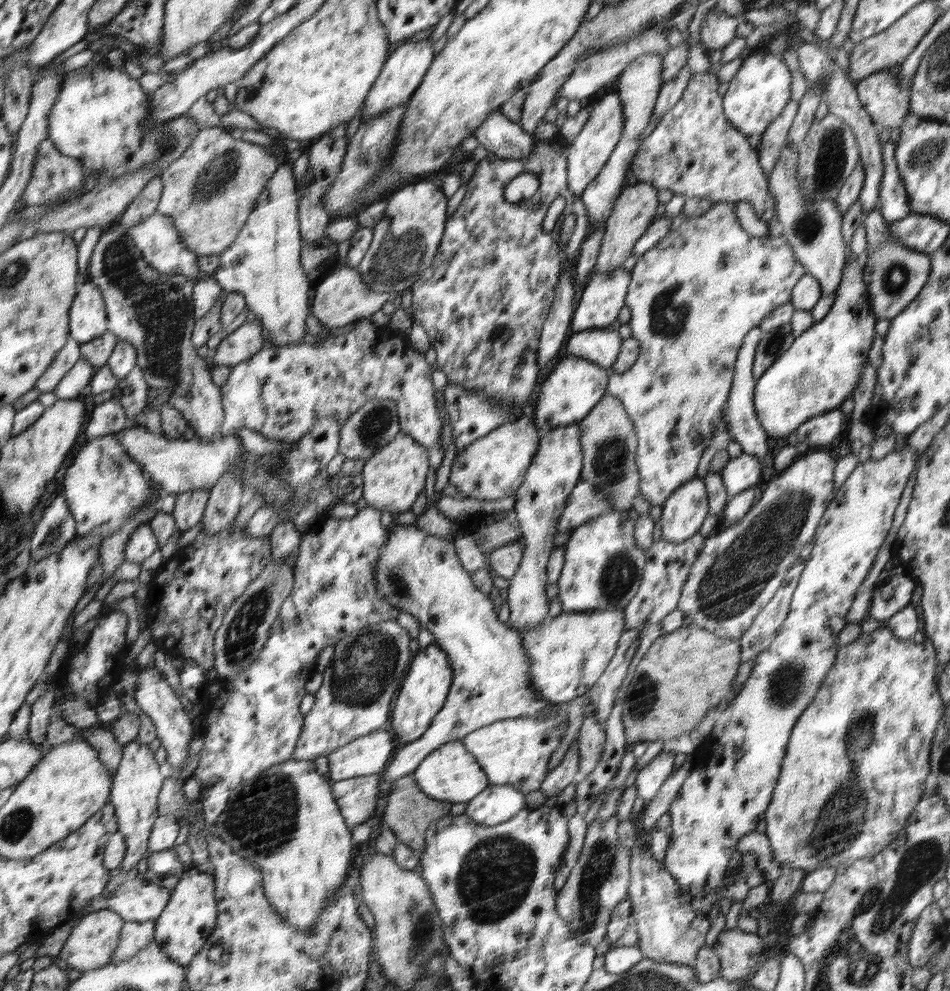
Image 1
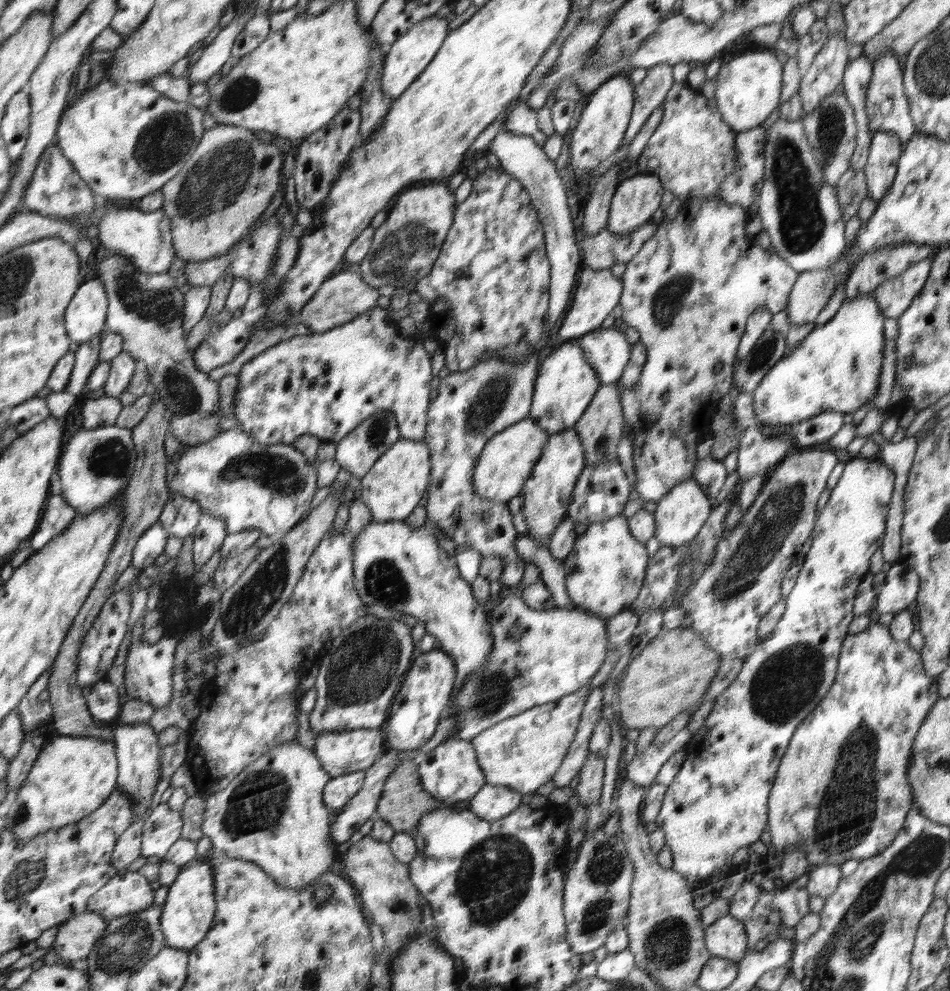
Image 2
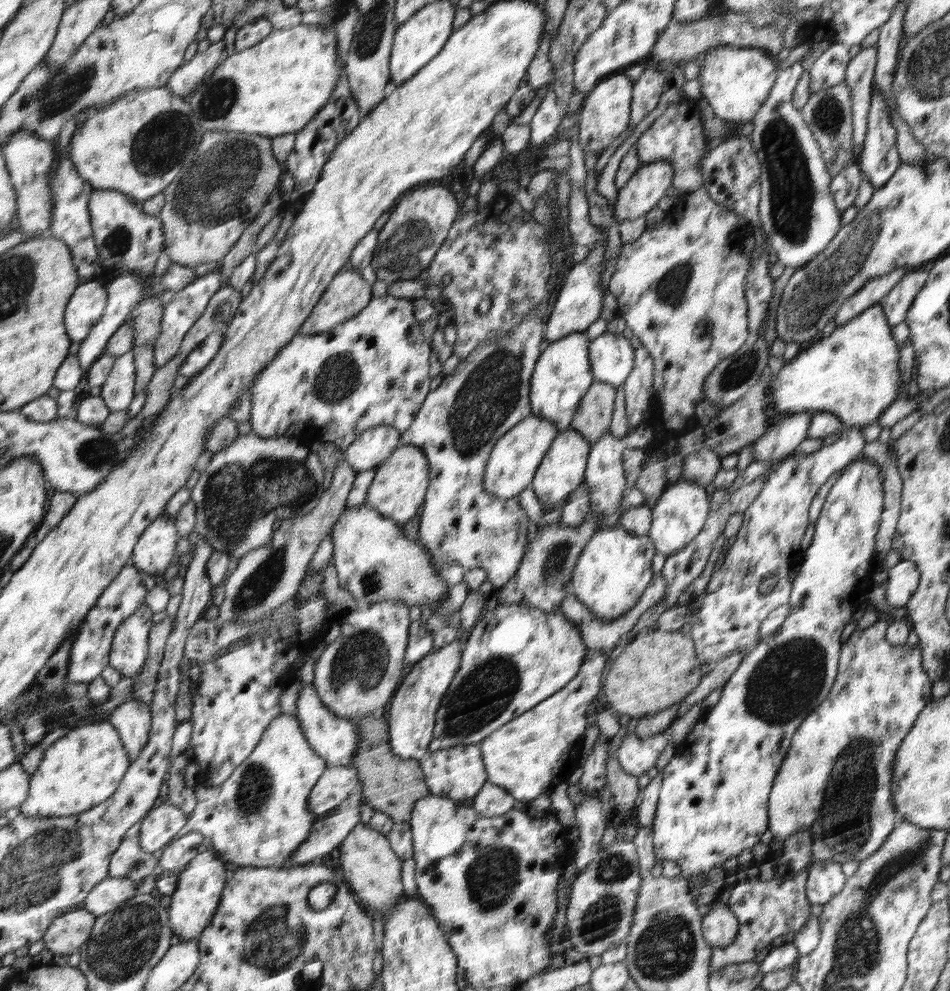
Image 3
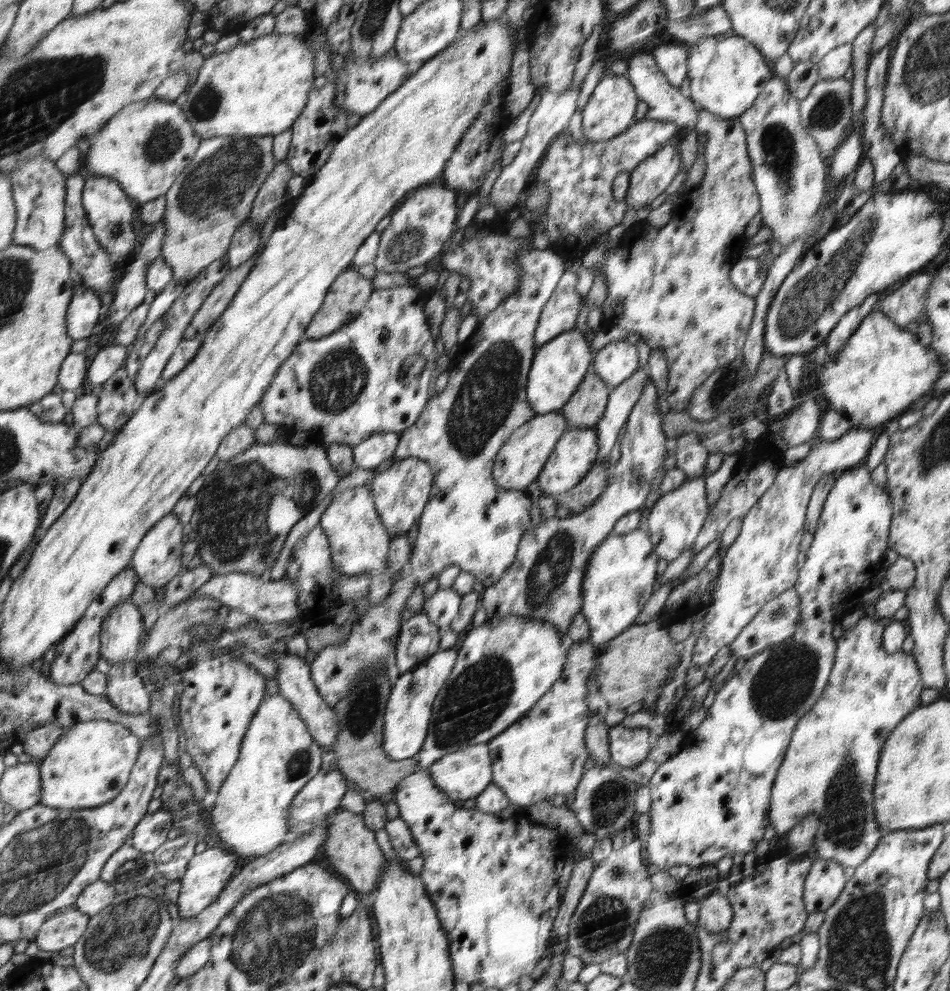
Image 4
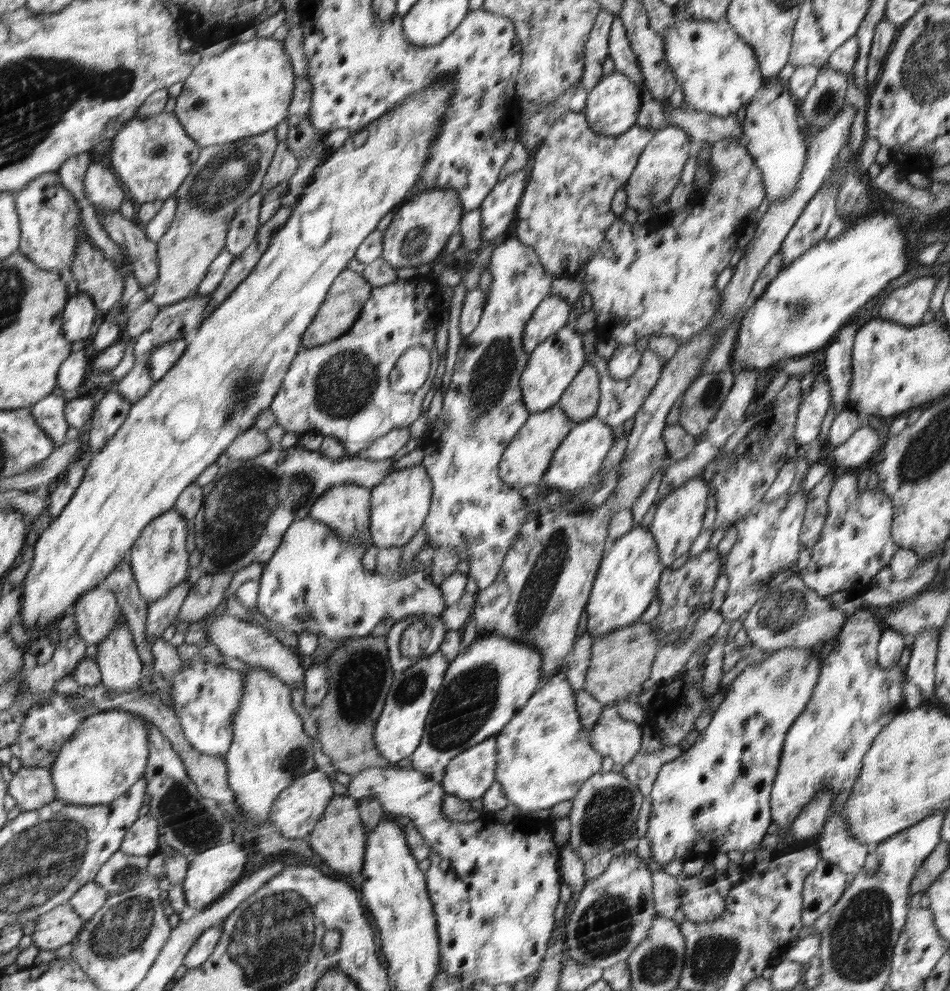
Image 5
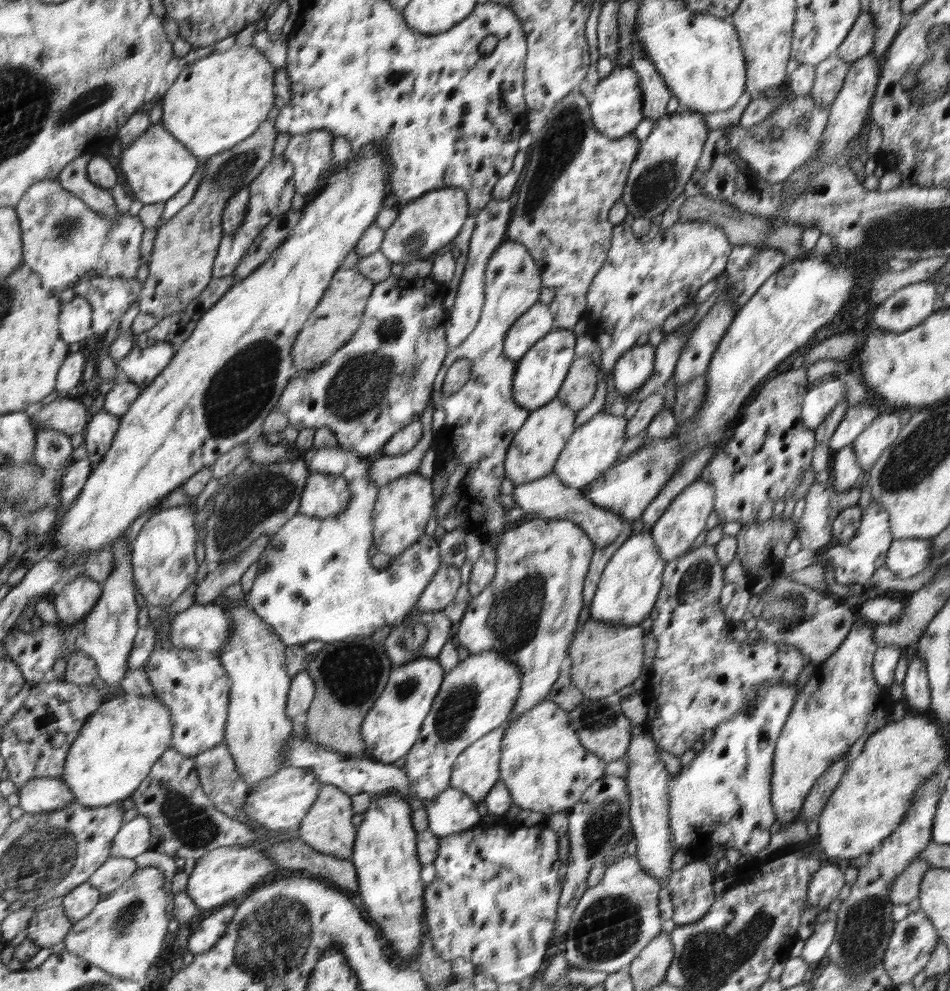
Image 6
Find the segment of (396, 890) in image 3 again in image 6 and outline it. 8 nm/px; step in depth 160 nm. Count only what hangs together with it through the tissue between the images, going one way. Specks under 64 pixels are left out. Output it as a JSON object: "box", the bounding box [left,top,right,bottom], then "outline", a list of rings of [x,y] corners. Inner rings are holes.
{"box":[297,783,357,861],"outline":[[[322,783],[322,794],[318,796],[314,810],[310,810],[310,814],[306,816],[306,822],[302,822],[302,830],[297,832],[298,838],[317,852],[336,856],[338,860],[352,861],[357,842],[357,827],[353,824],[354,816],[352,798],[336,786]]]}

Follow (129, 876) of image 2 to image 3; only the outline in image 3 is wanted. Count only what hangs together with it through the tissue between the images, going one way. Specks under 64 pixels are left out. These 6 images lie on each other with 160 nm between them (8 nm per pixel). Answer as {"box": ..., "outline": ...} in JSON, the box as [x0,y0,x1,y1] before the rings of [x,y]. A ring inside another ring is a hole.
{"box":[84,877,141,917],"outline":[[[106,877],[96,885],[85,900],[84,909],[97,917],[114,912],[123,902],[134,896],[141,882],[129,878]]]}

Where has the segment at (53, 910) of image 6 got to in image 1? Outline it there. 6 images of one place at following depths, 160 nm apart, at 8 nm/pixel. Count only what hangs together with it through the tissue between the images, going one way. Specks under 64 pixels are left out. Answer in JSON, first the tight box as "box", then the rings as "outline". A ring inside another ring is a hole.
{"box":[60,908,125,972],"outline":[[[104,908],[94,913],[88,913],[86,918],[74,928],[70,938],[67,940],[60,957],[64,965],[70,965],[74,969],[86,972],[98,967],[110,964],[114,949],[117,948],[121,938],[122,926],[125,920],[110,908]]]}

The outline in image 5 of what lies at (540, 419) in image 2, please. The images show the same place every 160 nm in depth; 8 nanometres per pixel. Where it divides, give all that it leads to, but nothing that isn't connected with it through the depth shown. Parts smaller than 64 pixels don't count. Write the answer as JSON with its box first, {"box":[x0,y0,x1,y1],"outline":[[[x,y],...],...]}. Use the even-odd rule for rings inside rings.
{"box":[521,325,585,413],"outline":[[[567,325],[553,337],[546,338],[545,342],[529,354],[529,363],[521,376],[524,403],[530,413],[544,412],[556,405],[564,390],[585,365],[583,337],[573,327]]]}

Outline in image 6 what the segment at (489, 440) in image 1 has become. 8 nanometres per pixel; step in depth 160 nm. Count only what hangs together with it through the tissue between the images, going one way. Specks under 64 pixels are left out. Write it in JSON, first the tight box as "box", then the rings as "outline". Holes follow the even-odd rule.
{"box":[506,398,577,485],"outline":[[[558,398],[531,411],[529,415],[530,422],[526,422],[526,426],[521,426],[522,434],[518,434],[514,446],[510,446],[510,454],[506,454],[506,478],[515,485],[537,481],[546,477],[548,472],[552,472],[554,464],[570,439],[570,434],[577,430],[574,426],[574,416],[576,416],[574,409],[562,404]]]}

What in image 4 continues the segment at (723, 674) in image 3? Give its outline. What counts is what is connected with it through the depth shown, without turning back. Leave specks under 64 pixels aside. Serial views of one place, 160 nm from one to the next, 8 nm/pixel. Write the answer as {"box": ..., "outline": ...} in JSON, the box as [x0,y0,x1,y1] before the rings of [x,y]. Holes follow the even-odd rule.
{"box":[731,588,798,659],"outline":[[[793,588],[768,601],[768,604],[762,607],[762,614],[754,618],[754,626],[746,625],[746,630],[742,629],[742,638],[738,638],[738,642],[731,642],[732,654],[736,658],[749,659],[792,636],[798,626],[798,602],[798,593]]]}

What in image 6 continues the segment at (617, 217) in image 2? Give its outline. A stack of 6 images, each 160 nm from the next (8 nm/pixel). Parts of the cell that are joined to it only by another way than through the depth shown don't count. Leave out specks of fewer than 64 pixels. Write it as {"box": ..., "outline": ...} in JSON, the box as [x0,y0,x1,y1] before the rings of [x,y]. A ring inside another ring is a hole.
{"box":[620,111,710,218],"outline":[[[694,111],[666,112],[654,125],[648,138],[641,142],[640,152],[629,170],[628,181],[620,200],[635,218],[655,218],[685,190],[704,153],[710,130],[701,113]]]}

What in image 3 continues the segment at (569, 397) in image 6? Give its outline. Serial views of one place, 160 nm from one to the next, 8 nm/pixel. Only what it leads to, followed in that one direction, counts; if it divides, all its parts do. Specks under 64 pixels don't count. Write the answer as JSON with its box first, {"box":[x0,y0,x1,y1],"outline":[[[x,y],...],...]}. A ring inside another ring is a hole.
{"box":[572,380,616,447],"outline":[[[595,380],[594,390],[582,399],[582,406],[577,406],[578,414],[572,417],[572,430],[588,440],[593,447],[606,432],[612,420],[616,388],[607,382]]]}

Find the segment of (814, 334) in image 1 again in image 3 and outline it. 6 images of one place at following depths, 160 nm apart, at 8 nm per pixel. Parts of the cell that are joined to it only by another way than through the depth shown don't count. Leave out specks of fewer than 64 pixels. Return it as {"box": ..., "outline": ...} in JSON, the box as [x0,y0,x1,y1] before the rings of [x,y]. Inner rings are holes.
{"box":[766,162,900,428],"outline":[[[853,162],[832,178],[830,192],[834,196],[838,210],[846,210],[854,204],[861,176],[862,172],[858,163]],[[878,304],[873,305],[872,307],[866,309],[865,312],[862,312],[860,315],[856,316],[856,318],[852,318],[852,321],[846,322],[844,325],[840,325],[840,327],[836,326],[836,329],[832,332],[832,335],[828,338],[820,338],[818,342],[816,342],[813,346],[808,347],[804,351],[798,353],[794,359],[790,360],[790,362],[785,363],[783,368],[780,370],[777,376],[769,376],[767,381],[766,391],[770,392],[770,396],[772,396],[772,402],[774,405],[774,410],[778,410],[778,412],[782,412],[783,414],[793,415],[796,413],[808,413],[810,416],[813,416],[816,413],[823,412],[831,412],[835,414],[843,424],[846,424],[848,427],[858,427],[862,428],[868,426],[868,424],[872,424],[872,422],[876,422],[880,416],[882,416],[882,412],[884,412],[884,408],[886,406],[890,406],[892,402],[898,399],[898,392],[900,392],[900,368],[898,368],[898,346],[896,346],[896,340],[892,338],[892,332],[890,332],[890,326],[886,324],[886,318],[884,308],[880,307]]]}

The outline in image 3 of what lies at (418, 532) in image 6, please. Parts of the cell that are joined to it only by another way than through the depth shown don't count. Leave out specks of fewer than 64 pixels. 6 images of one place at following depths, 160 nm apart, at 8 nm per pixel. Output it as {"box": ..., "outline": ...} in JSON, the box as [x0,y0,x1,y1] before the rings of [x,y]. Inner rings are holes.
{"box":[365,446,428,526],"outline":[[[399,446],[393,454],[376,467],[376,472],[367,490],[365,503],[374,507],[380,514],[394,519],[404,526],[411,518],[416,516],[416,510],[424,502],[428,482],[428,456],[424,451],[414,446]]]}

